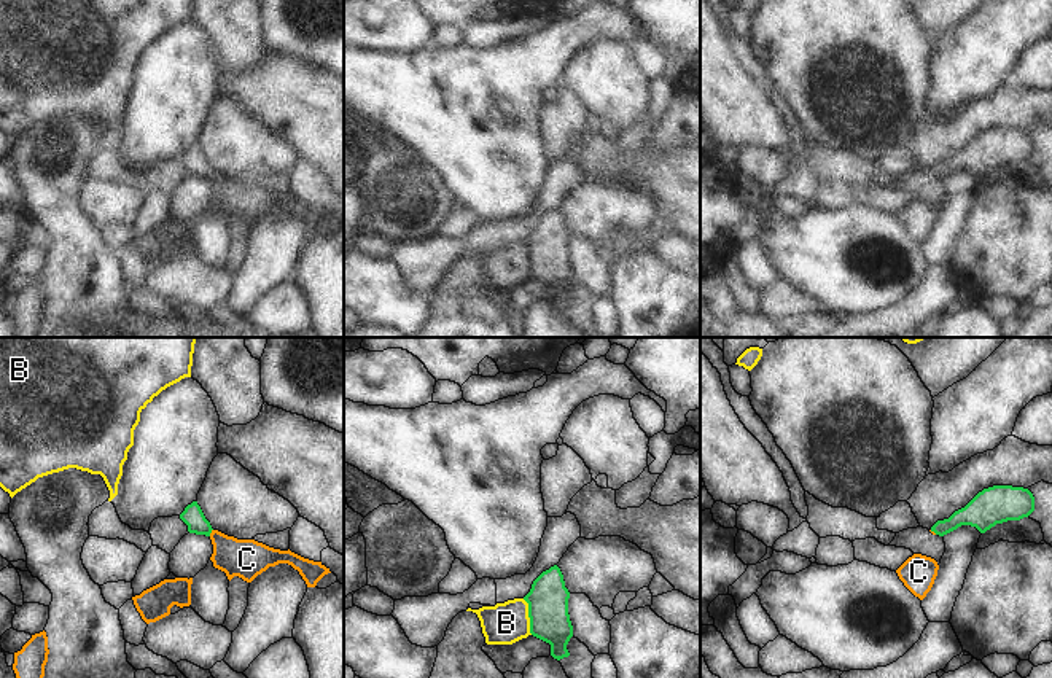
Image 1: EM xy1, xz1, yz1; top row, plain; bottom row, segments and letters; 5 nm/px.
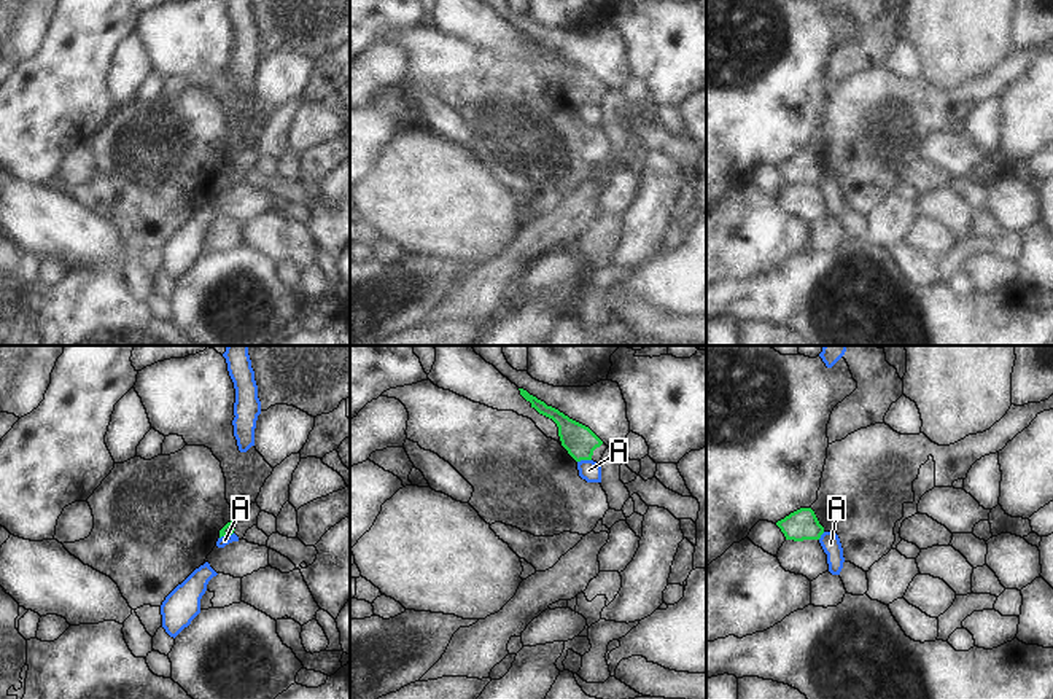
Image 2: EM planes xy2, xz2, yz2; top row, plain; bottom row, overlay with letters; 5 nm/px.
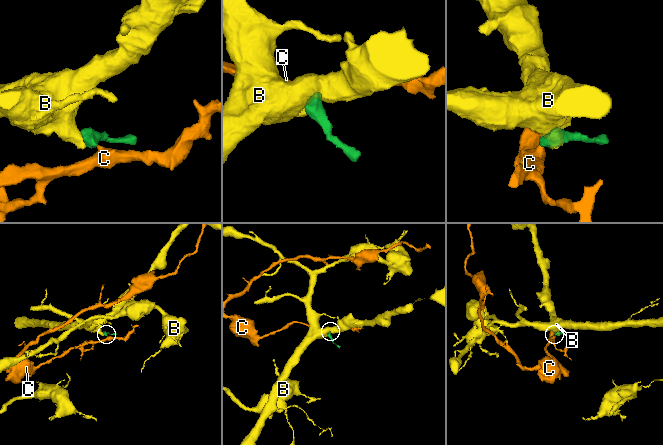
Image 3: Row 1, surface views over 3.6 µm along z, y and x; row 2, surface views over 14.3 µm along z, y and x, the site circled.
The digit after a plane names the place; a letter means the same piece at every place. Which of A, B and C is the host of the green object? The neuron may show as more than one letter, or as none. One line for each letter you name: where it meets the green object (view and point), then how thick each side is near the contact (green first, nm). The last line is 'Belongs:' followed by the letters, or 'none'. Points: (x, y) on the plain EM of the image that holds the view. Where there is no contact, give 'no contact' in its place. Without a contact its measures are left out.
C: xy1 (210, 175) | 110/200 nm
Belongs: C

